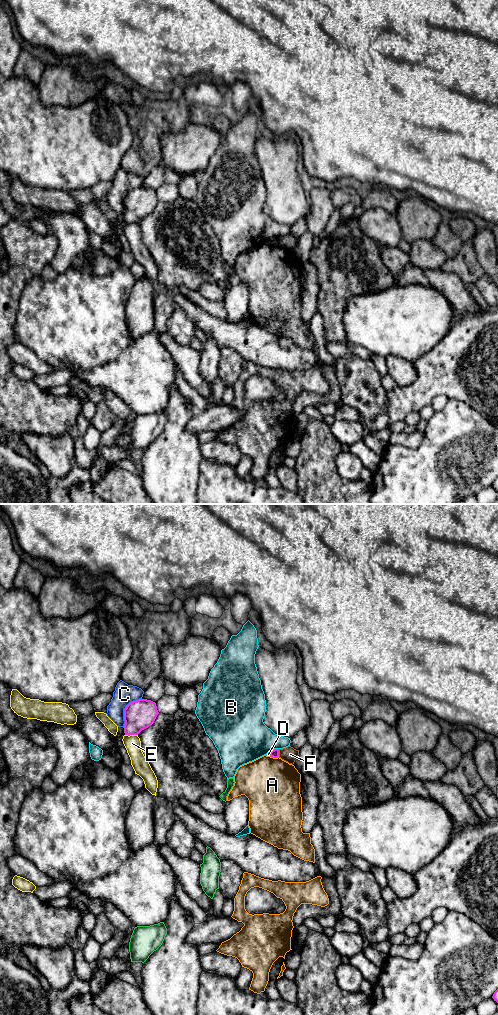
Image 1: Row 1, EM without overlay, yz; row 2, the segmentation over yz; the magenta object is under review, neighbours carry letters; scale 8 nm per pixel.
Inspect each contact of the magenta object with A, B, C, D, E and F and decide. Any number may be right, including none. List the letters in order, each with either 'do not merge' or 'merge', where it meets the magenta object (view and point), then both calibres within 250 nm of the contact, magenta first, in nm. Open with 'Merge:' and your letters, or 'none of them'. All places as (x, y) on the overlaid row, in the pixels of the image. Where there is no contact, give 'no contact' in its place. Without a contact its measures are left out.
Merge: none of them
A: do not merge; contact yz (274, 757); calibres 70 and 440 nm
B: do not merge; contact yz (274, 749); calibres 70 and 380 nm
C: do not merge; contact yz (124, 709); calibres 240 and 160 nm
D: do not merge; contact yz (270, 754); calibres 70 and 30 nm
E: do not merge; contact yz (131, 734); calibres 240 and 140 nm
F: do not merge; contact yz (278, 753); calibres 70 and 120 nm

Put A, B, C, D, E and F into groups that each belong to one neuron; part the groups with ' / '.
A / B / C / D / E / F

